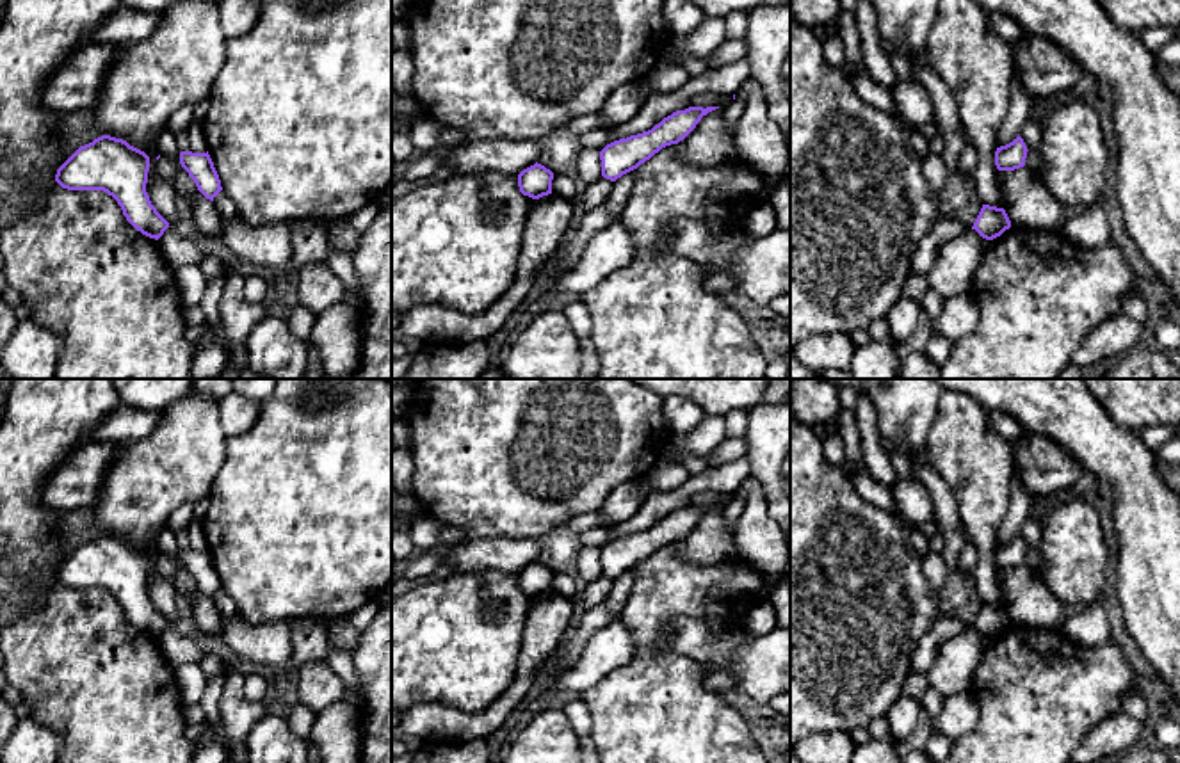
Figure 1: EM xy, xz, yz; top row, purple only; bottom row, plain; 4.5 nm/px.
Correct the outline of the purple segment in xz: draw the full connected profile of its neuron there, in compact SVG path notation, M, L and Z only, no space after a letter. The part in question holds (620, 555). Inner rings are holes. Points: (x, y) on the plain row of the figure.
M689 505L664 516L651 528L614 539L600 550L602 574L616 580L623 573L637 567L662 546L683 539L703 514L719 505Z

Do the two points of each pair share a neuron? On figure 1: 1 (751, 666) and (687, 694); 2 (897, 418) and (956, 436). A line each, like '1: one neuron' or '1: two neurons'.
1: two neurons
2: two neurons

